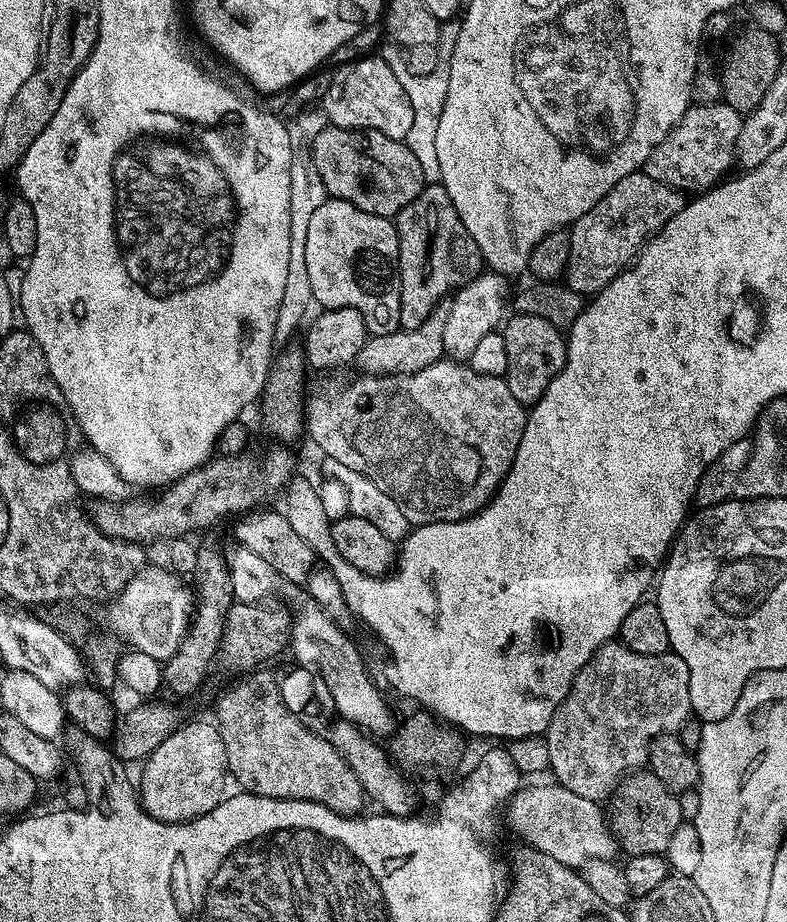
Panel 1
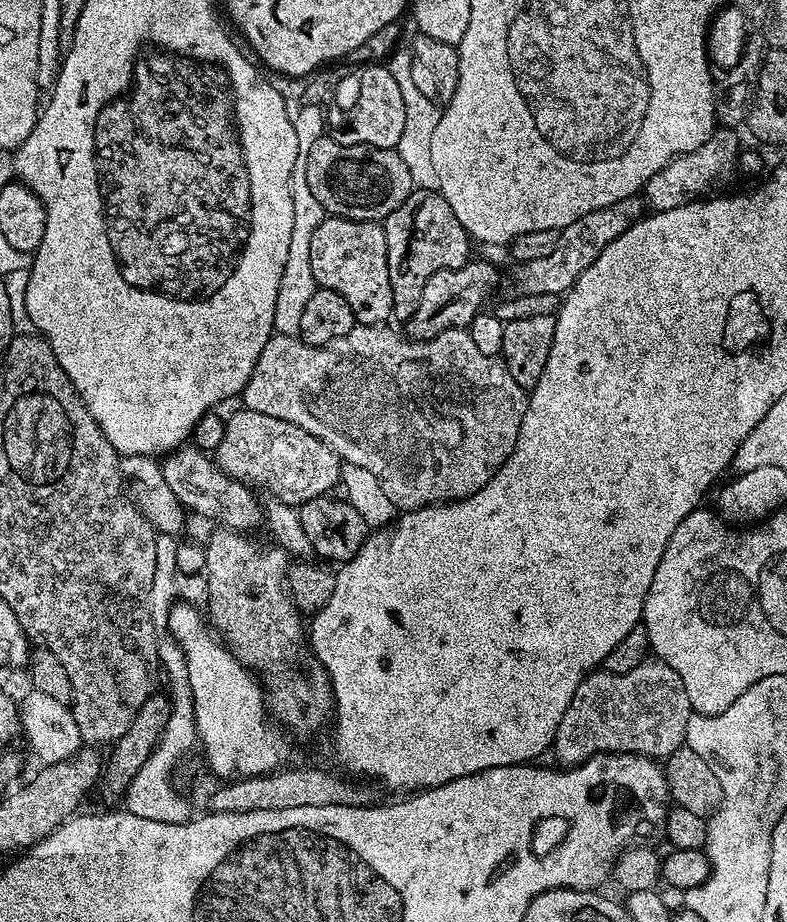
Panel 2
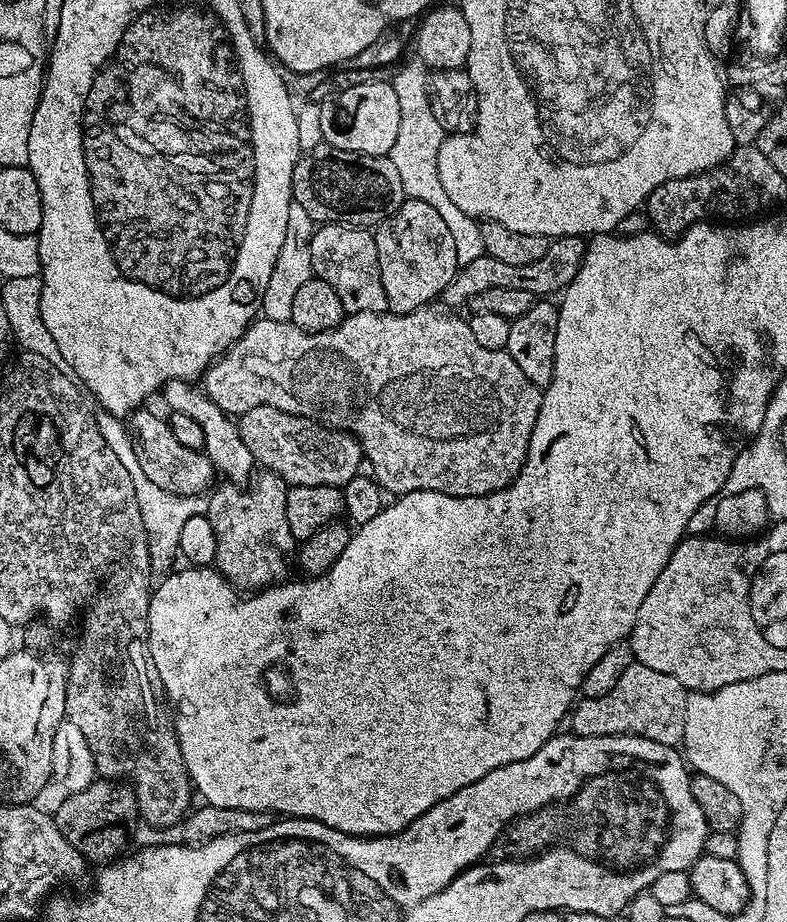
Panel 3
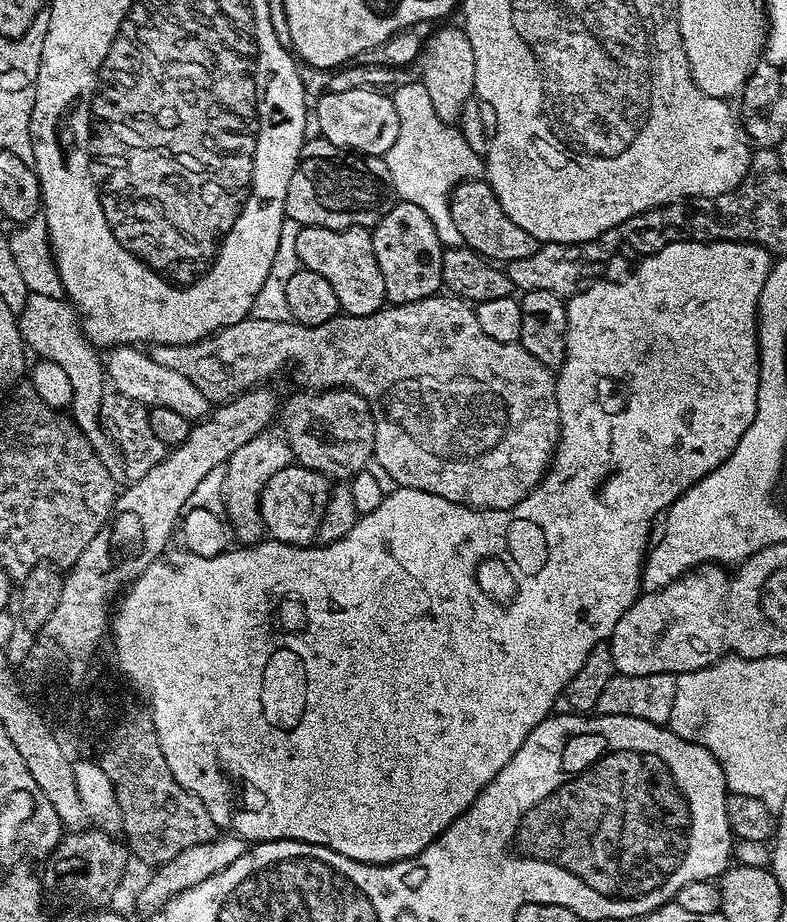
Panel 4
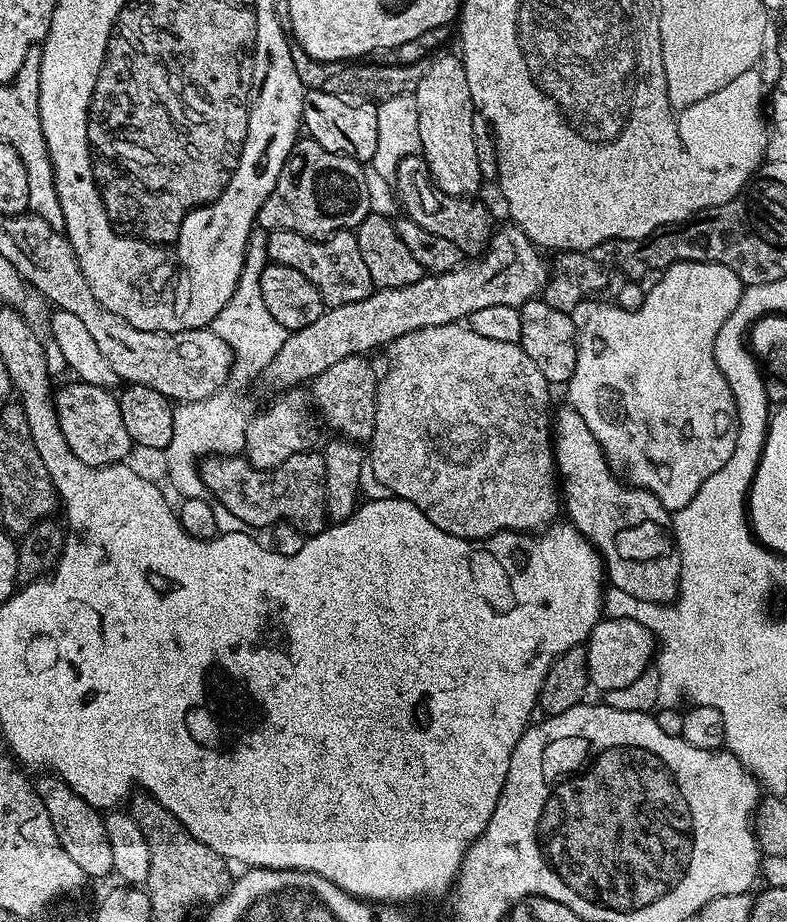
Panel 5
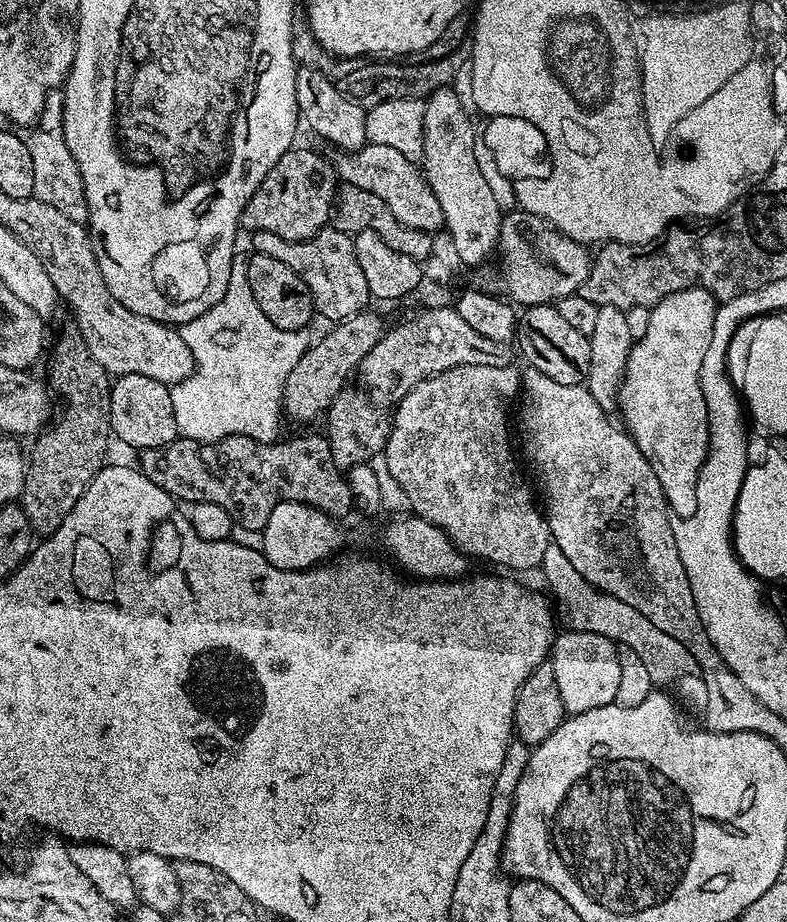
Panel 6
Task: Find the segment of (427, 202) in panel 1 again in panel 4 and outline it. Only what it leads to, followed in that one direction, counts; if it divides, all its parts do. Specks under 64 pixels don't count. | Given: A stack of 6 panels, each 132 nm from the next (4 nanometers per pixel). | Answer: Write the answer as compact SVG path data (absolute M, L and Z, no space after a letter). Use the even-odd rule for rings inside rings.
M403 202L393 203L392 207L375 221L376 228L371 229L374 242L374 258L378 258L378 270L382 270L382 282L386 286L386 301L393 304L413 304L427 296L435 296L441 291L442 258L445 247L436 233L434 222L418 206Z

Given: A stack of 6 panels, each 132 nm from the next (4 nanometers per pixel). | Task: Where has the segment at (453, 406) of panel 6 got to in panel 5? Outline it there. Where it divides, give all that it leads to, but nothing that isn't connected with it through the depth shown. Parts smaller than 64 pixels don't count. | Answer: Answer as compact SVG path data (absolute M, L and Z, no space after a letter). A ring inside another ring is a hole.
M463 323L442 326L426 326L387 345L389 368L382 372L376 385L376 425L370 441L370 459L374 474L386 485L389 493L399 496L418 506L434 526L467 540L484 540L499 532L523 532L540 530L557 519L558 512L558 473L556 471L556 453L554 451L554 407L548 379L534 366L530 354L519 344L497 342L491 338L482 338Z

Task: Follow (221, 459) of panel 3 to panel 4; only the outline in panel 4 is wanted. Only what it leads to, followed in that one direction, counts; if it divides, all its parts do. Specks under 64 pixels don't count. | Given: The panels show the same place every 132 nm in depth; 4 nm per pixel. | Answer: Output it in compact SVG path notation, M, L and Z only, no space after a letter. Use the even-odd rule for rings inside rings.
M120 346L103 357L107 383L115 391L145 406L175 410L190 422L199 422L209 415L210 397L205 392L198 390L198 386L194 386L184 374L178 374L178 370L170 370L170 366L154 362L152 355L138 349L136 346Z

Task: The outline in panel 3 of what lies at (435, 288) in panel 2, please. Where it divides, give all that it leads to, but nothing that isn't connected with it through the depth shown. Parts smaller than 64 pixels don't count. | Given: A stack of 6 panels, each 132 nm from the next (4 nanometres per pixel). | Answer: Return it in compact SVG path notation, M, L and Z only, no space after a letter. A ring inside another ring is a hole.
M557 236L549 243L546 254L542 254L538 262L530 262L530 266L509 266L507 262L498 262L498 258L489 256L474 258L474 262L462 264L456 269L455 278L448 283L444 291L443 303L449 309L460 310L456 308L463 309L468 300L474 298L474 294L482 294L482 290L494 290L494 286L502 286L509 290L530 290L533 298L555 297L563 293L574 274L578 274L585 251L585 237Z

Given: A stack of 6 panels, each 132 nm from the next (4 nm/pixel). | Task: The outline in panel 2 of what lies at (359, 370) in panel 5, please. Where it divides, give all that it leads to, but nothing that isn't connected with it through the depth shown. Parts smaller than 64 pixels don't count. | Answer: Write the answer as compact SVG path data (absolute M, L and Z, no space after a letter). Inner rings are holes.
M246 407L239 411L225 419L226 434L214 453L216 464L230 479L242 480L257 489L265 488L271 499L293 506L327 496L332 487L341 483L340 455L330 450L326 442L290 422L282 422L282 418L270 418L270 414L258 414L258 410Z

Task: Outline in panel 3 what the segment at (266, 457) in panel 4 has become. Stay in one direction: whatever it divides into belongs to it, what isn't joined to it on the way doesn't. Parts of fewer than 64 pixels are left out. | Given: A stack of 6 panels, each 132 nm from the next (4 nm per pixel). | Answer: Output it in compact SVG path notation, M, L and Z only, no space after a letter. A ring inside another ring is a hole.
M264 470L247 486L231 482L221 485L211 489L206 513L210 526L214 526L214 538L218 538L216 571L240 590L263 590L285 583L298 541L290 534L290 522L286 522L284 479L277 472Z

